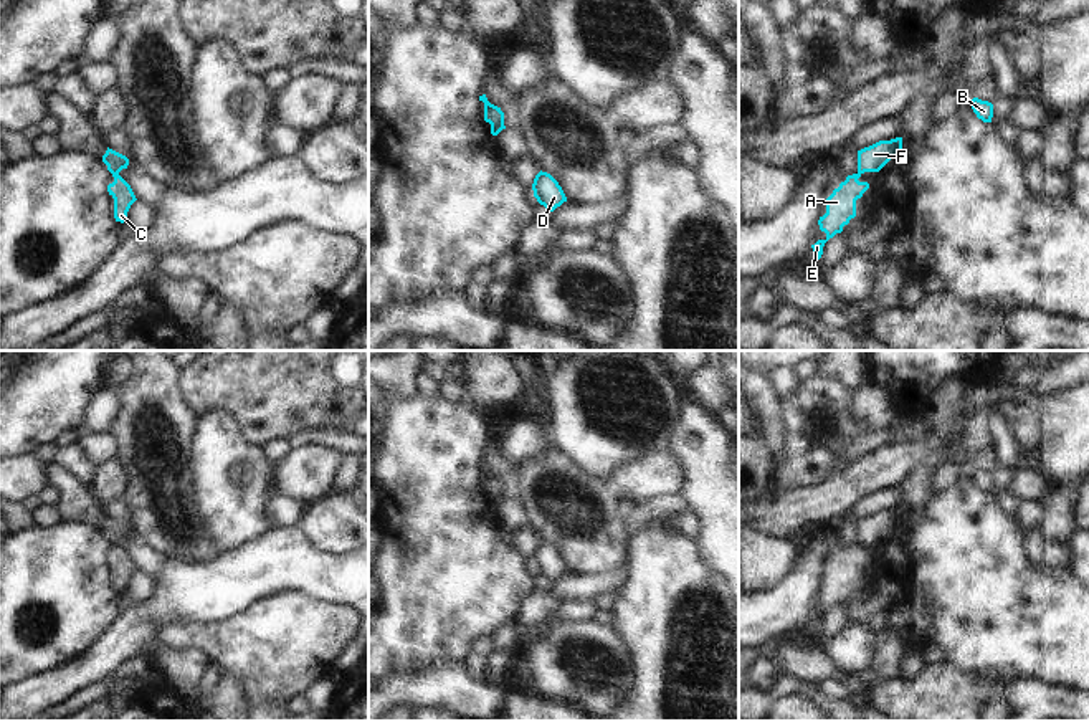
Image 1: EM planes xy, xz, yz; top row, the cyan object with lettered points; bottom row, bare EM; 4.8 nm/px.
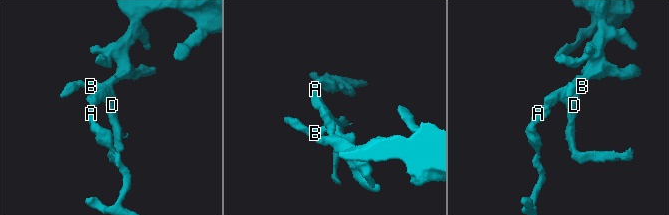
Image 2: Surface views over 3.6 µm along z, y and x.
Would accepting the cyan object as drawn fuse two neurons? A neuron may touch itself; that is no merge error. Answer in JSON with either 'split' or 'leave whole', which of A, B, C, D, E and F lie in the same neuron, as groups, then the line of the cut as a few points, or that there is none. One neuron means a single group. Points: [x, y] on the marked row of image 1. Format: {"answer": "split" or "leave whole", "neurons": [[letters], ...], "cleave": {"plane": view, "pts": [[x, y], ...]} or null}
{"answer": "split", "neurons": [["A", "C", "E"], ["B", "D", "F"]], "cleave": {"plane": "xy", "pts": [[113, 172], [118, 174]]}}

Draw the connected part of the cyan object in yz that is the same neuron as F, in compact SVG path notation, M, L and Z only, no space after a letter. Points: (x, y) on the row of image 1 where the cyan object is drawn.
M902 137L879 141L858 150L858 174L879 172L891 159L901 159Z

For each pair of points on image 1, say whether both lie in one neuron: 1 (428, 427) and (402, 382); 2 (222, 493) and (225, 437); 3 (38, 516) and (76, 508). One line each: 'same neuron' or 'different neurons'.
1: different neurons
2: same neuron
3: different neurons

